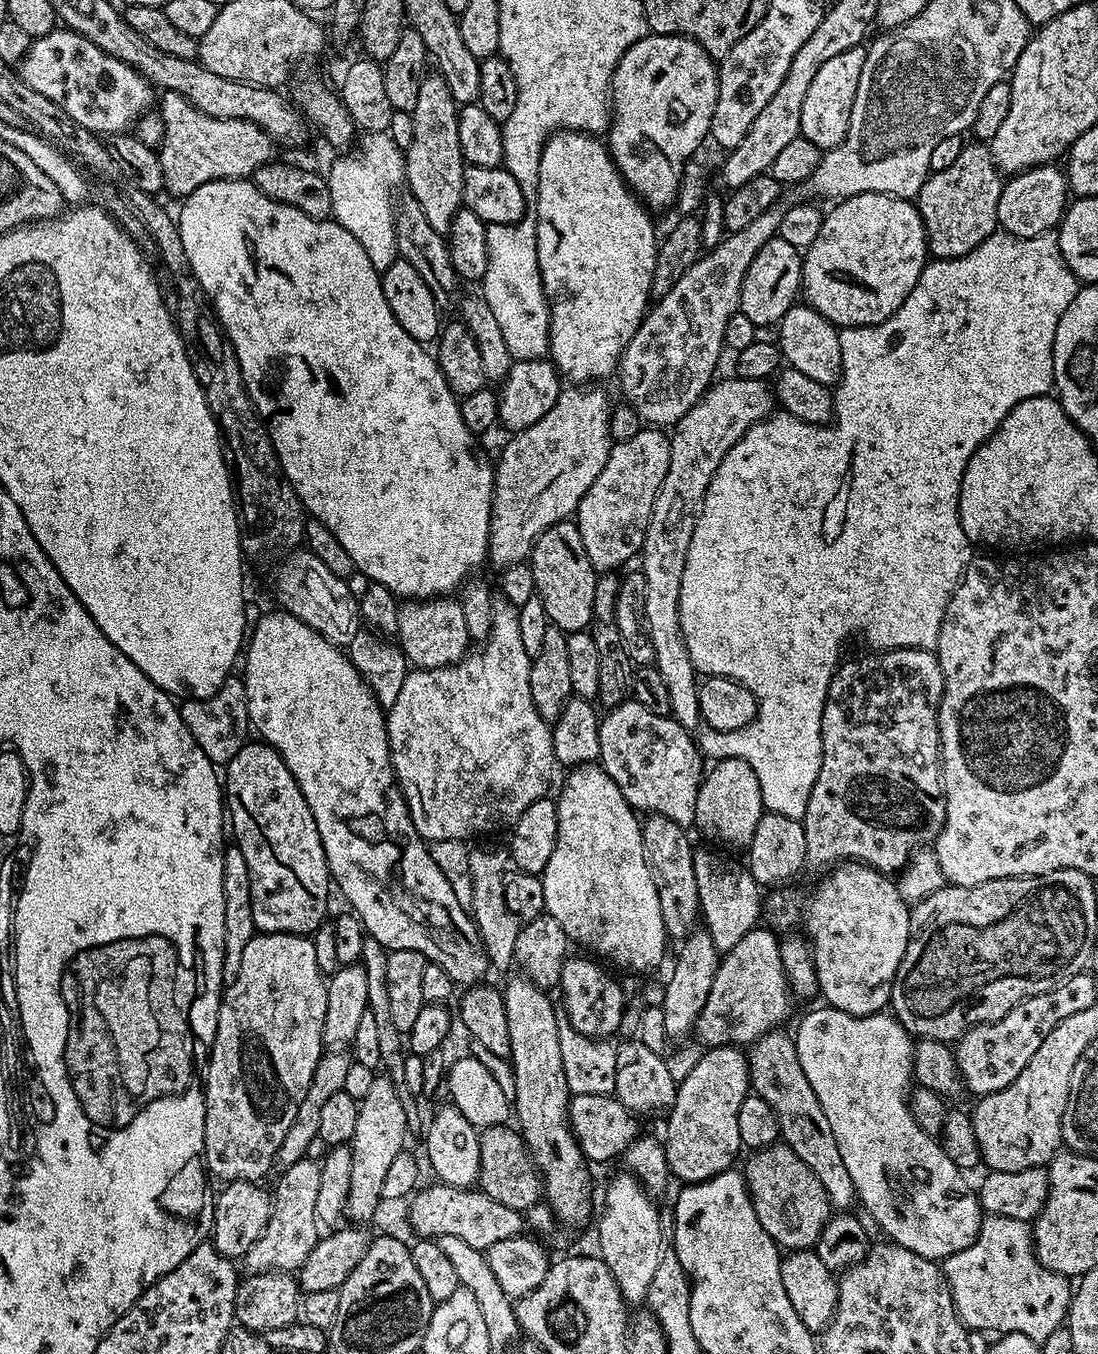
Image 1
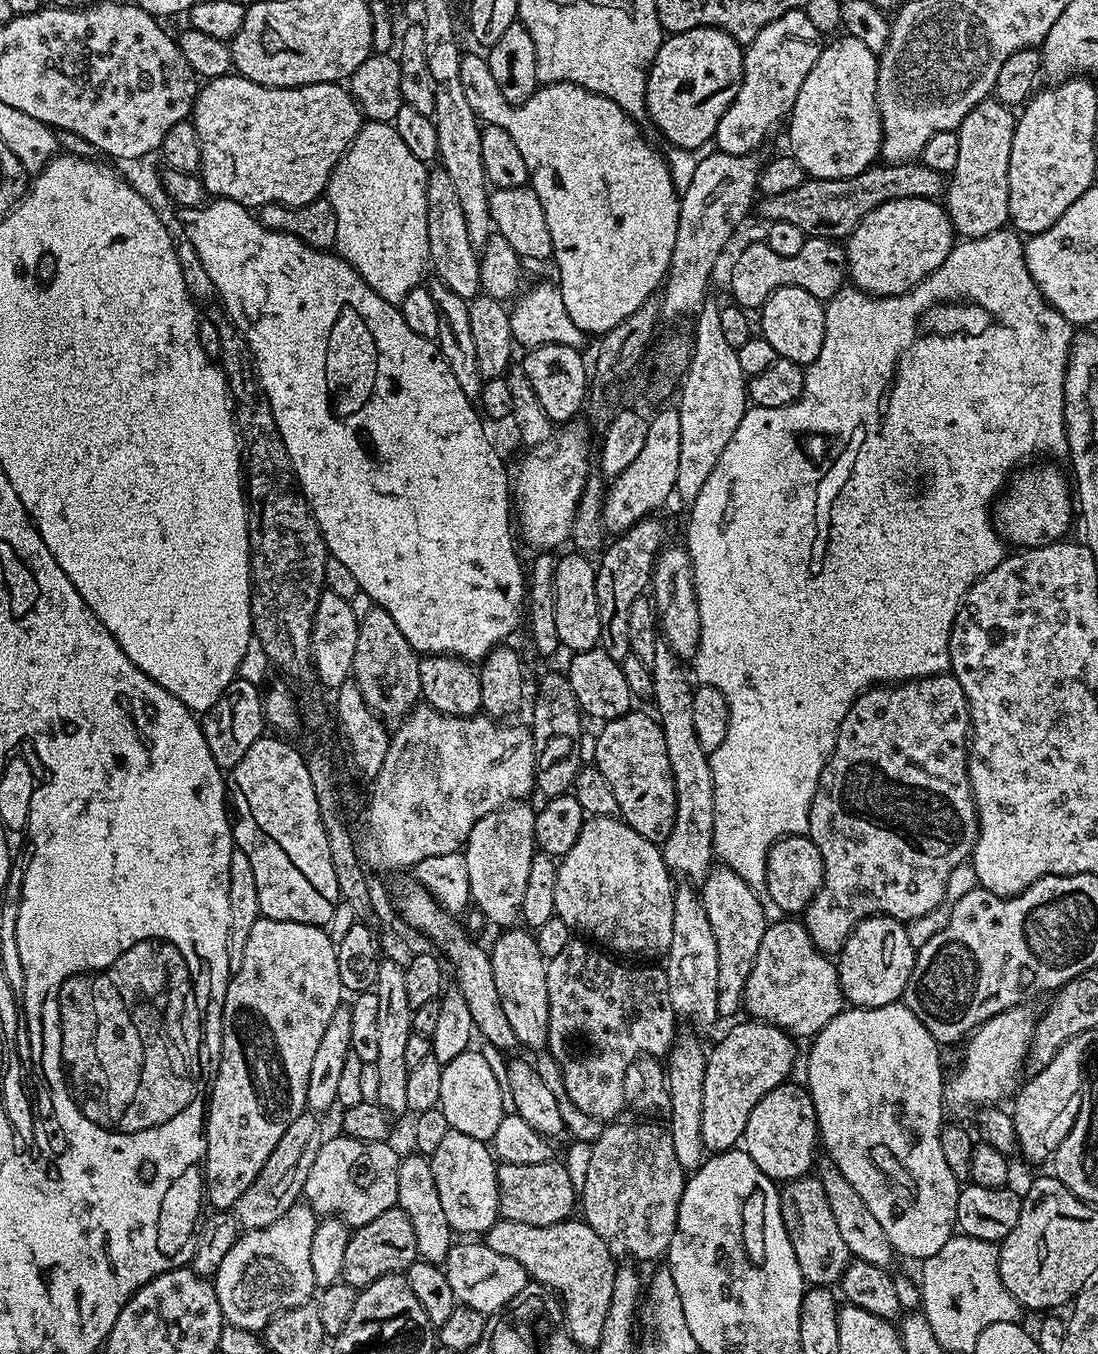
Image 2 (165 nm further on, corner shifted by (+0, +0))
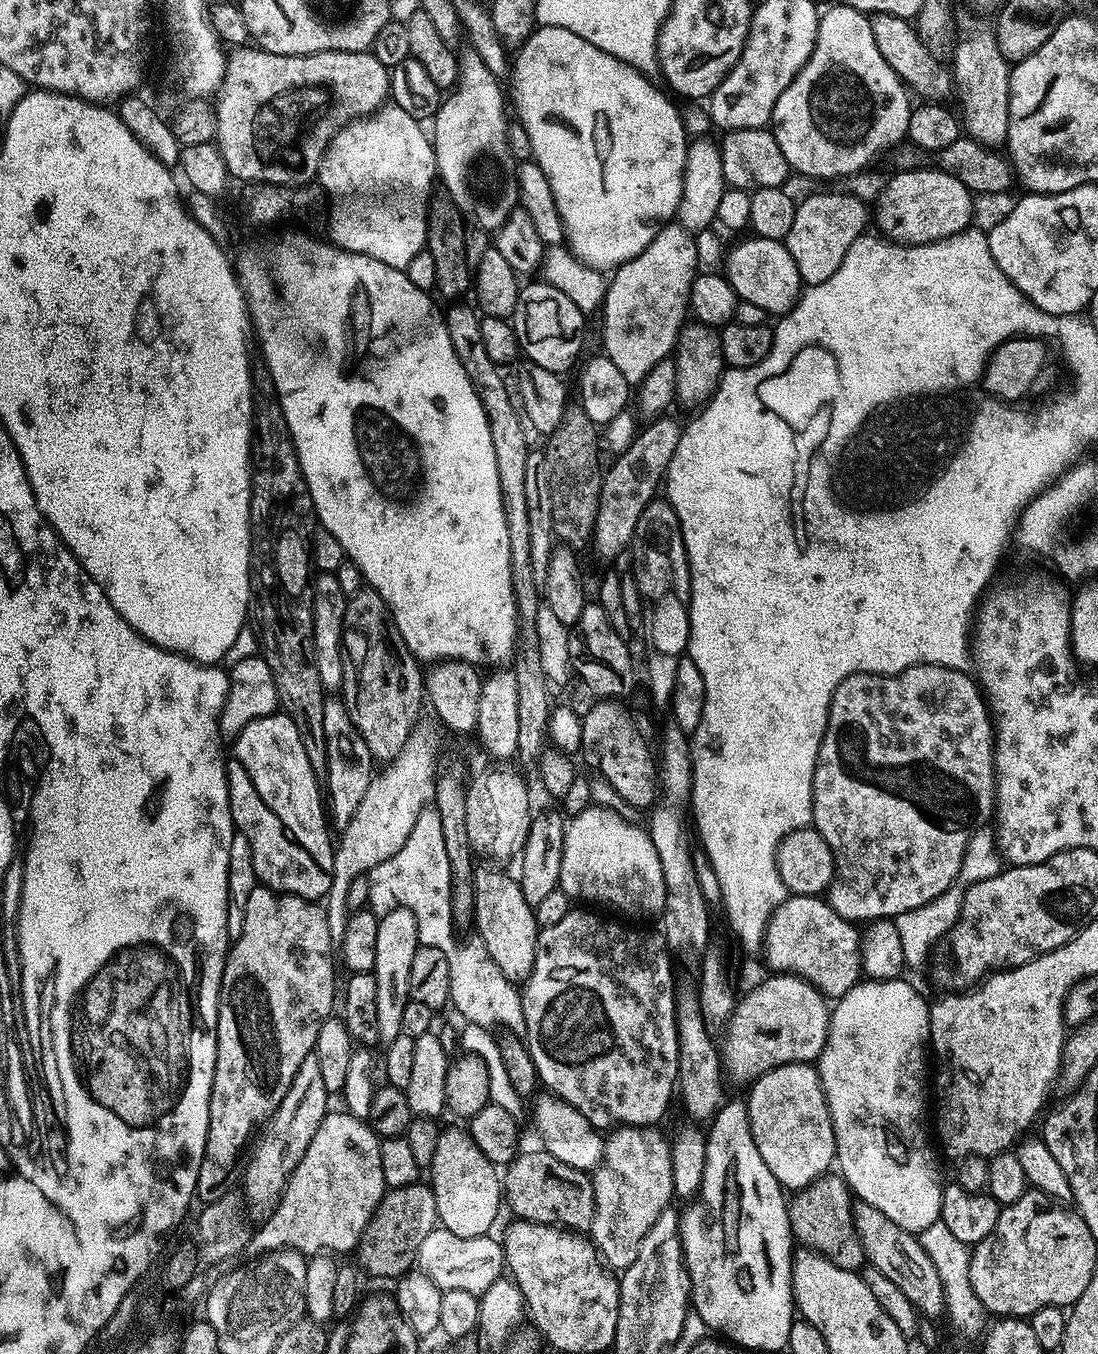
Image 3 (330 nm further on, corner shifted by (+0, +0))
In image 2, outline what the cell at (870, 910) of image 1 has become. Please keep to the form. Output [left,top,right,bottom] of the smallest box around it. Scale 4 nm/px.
[838,914,917,1008]

